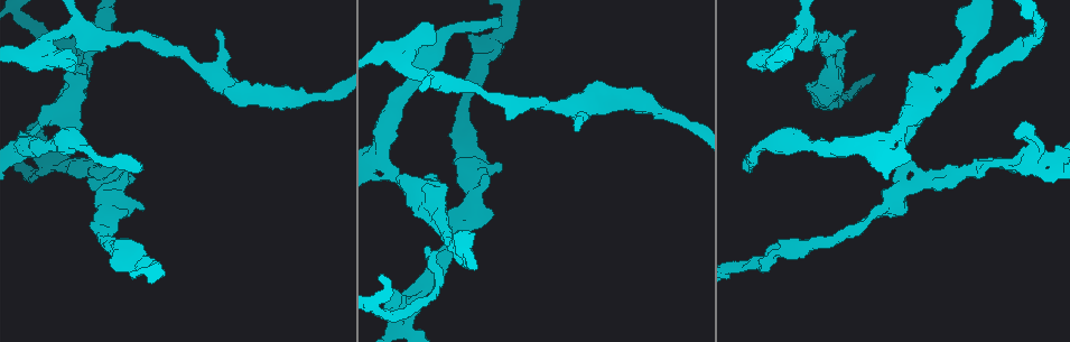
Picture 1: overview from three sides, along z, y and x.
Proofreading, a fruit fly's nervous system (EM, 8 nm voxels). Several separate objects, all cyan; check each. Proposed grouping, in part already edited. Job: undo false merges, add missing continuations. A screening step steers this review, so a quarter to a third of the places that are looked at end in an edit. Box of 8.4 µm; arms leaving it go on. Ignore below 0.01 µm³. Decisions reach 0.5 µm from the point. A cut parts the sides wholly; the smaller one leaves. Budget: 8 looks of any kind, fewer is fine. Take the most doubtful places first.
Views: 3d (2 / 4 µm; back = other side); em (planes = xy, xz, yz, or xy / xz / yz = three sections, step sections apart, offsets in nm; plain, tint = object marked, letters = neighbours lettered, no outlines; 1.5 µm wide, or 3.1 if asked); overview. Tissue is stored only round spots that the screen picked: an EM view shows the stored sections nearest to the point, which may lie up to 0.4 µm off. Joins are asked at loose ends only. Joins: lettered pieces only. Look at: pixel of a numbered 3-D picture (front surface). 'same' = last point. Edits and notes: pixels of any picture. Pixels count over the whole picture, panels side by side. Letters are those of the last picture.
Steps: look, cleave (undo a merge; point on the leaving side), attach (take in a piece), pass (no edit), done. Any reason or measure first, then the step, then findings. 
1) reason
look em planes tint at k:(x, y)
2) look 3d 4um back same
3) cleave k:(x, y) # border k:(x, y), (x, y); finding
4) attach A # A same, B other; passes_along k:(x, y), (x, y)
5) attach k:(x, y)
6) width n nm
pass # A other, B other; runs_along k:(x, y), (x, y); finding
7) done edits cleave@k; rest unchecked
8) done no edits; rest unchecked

branch stops here
look em xy step 4 letters at 1:(574, 129)

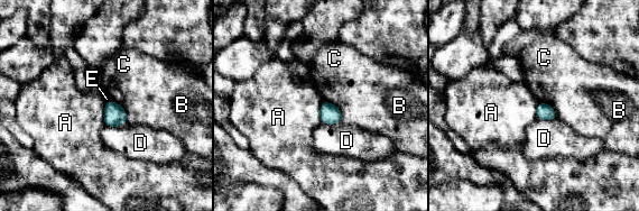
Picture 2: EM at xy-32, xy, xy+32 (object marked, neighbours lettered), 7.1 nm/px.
longest_contact B 170 nm
pass # A other, B other, C other, D other, E other; border 2:(107, 102), (104, 107), (104, 125); none of them fits

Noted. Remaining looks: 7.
stops while still wide
look em 3.1um planes letters at 1:(429, 22)

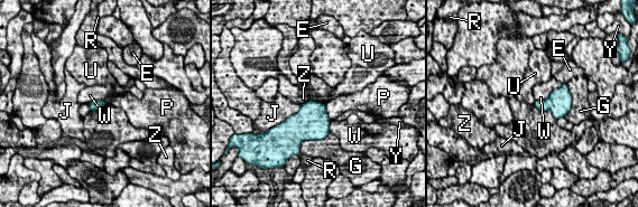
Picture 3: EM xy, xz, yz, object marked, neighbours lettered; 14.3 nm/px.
pass # E other, G other, J other, P other, R other, U other, W other, Y other, Z other; no lettered piece goes on from it

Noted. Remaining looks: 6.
look 3d 2um at 1:(907, 141)

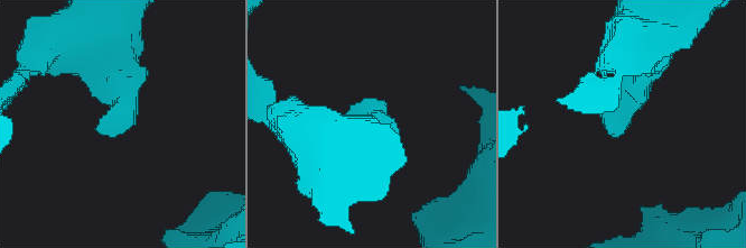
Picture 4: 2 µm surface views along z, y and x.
now the EM
look em planes letters at 4:(96, 127)

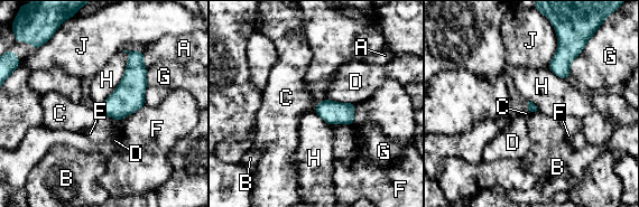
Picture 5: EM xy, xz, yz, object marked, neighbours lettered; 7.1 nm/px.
pass # A other, B other, C other, D other, E other, F other, G other, H other, J other; none of them fits

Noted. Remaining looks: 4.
abrupt turn
look em planes tint at 1:(138, 252)

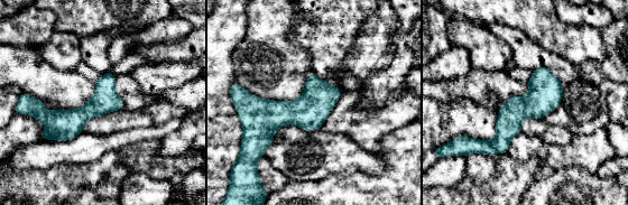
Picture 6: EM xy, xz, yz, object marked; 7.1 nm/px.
look em planes letters same

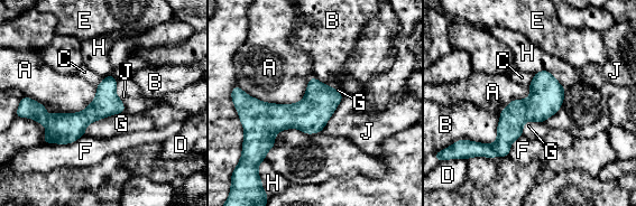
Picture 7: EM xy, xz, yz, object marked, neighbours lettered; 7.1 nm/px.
pass # A other, B other, C other, D other, E other, F other, G other, H other, J other; runs_along 7:(546, 74), (506, 137), (481, 150); one cell here

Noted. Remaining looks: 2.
done no edits; rest unchecked

